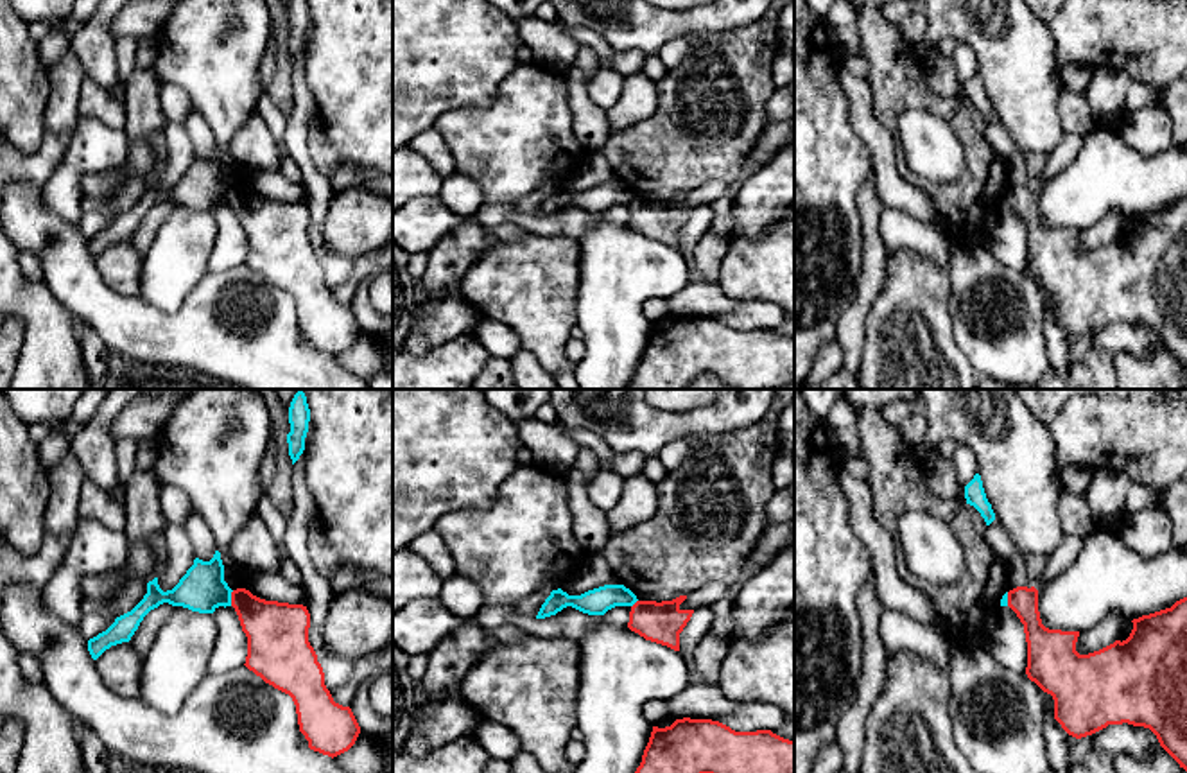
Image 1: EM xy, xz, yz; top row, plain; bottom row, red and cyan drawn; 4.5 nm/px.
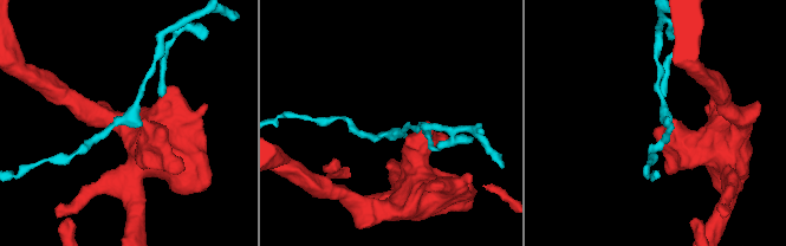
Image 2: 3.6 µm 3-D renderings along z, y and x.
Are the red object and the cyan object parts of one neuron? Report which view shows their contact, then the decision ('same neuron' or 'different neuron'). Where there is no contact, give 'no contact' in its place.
meets red in xy; different neuron

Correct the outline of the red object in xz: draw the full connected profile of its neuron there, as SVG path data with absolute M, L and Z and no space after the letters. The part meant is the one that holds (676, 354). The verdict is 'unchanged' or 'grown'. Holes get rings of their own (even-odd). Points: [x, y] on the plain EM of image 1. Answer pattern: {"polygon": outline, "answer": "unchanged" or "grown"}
{"polygon": "M676 317L665 326L653 325L626 389L687 389L701 373L717 375L730 389L778 389L794 382L794 339L771 328L735 330L712 317Z", "answer": "unchanged"}

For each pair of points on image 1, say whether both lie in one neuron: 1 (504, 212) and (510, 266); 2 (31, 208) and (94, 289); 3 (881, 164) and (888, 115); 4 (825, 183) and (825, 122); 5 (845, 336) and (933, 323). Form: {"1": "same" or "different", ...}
{"1": "different", "2": "same", "3": "different", "4": "same", "5": "different"}

